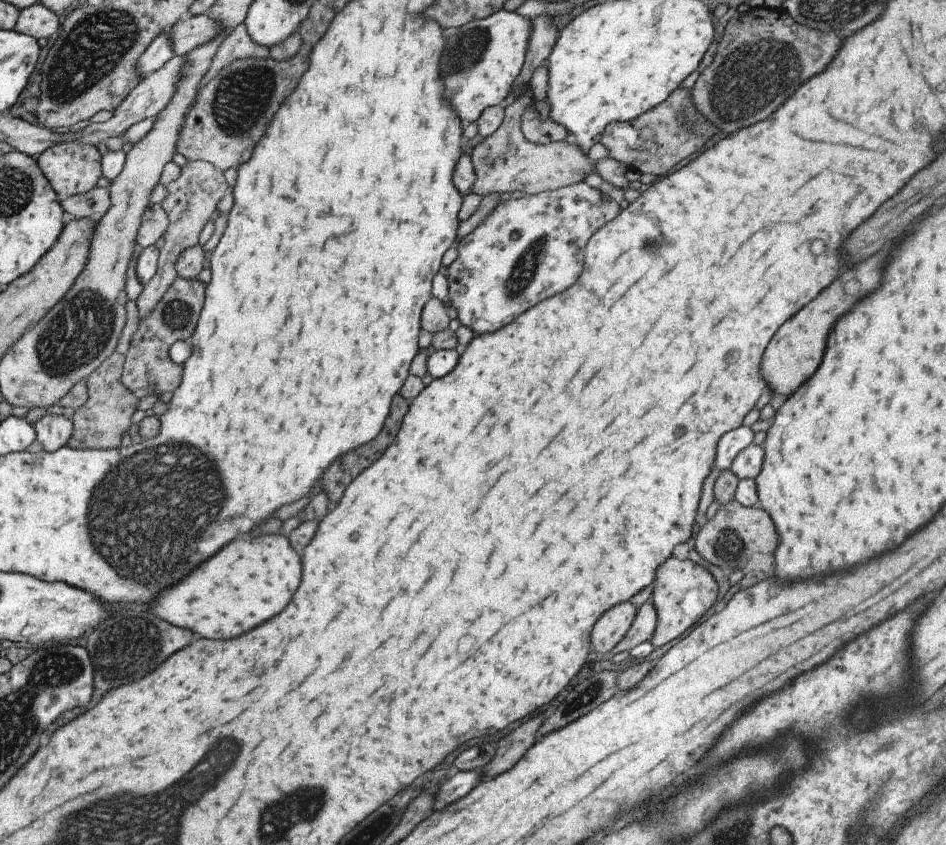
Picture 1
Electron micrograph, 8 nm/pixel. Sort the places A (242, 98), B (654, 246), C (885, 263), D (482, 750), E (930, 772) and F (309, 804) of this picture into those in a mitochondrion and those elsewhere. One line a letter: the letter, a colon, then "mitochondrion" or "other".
A: mitochondrion
B: mitochondrion
C: other
D: other
E: mitochondrion
F: mitochondrion

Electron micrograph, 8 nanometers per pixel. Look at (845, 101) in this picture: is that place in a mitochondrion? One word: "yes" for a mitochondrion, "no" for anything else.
no

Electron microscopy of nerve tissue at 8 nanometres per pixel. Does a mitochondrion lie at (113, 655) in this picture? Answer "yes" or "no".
yes

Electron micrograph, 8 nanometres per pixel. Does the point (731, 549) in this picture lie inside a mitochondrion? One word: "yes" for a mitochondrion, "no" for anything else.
yes

